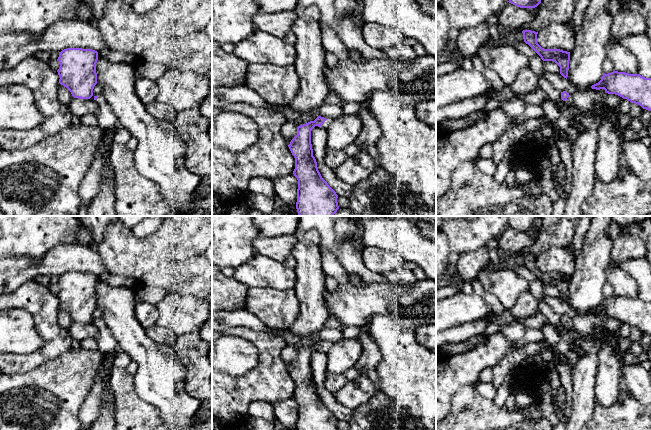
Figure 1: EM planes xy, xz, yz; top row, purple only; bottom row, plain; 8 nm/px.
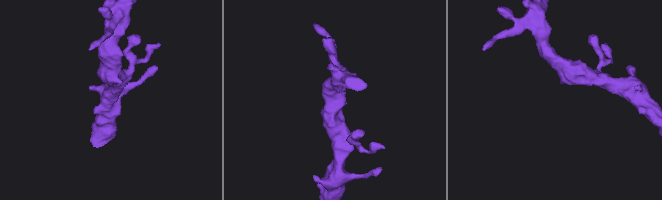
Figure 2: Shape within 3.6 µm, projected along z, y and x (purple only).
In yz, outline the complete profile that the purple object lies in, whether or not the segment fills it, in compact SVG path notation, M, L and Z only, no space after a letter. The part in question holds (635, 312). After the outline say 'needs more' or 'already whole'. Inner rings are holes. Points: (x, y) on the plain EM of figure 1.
M614 294L608 298L604 297L601 304L591 312L604 313L608 318L618 319L651 335L651 302Z; already whole

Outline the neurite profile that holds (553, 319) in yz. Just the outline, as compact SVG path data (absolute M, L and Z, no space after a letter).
M544 301L540 302L538 310L547 319L548 323L552 325L556 330L559 328L561 323L561 317L558 316L555 311Z

